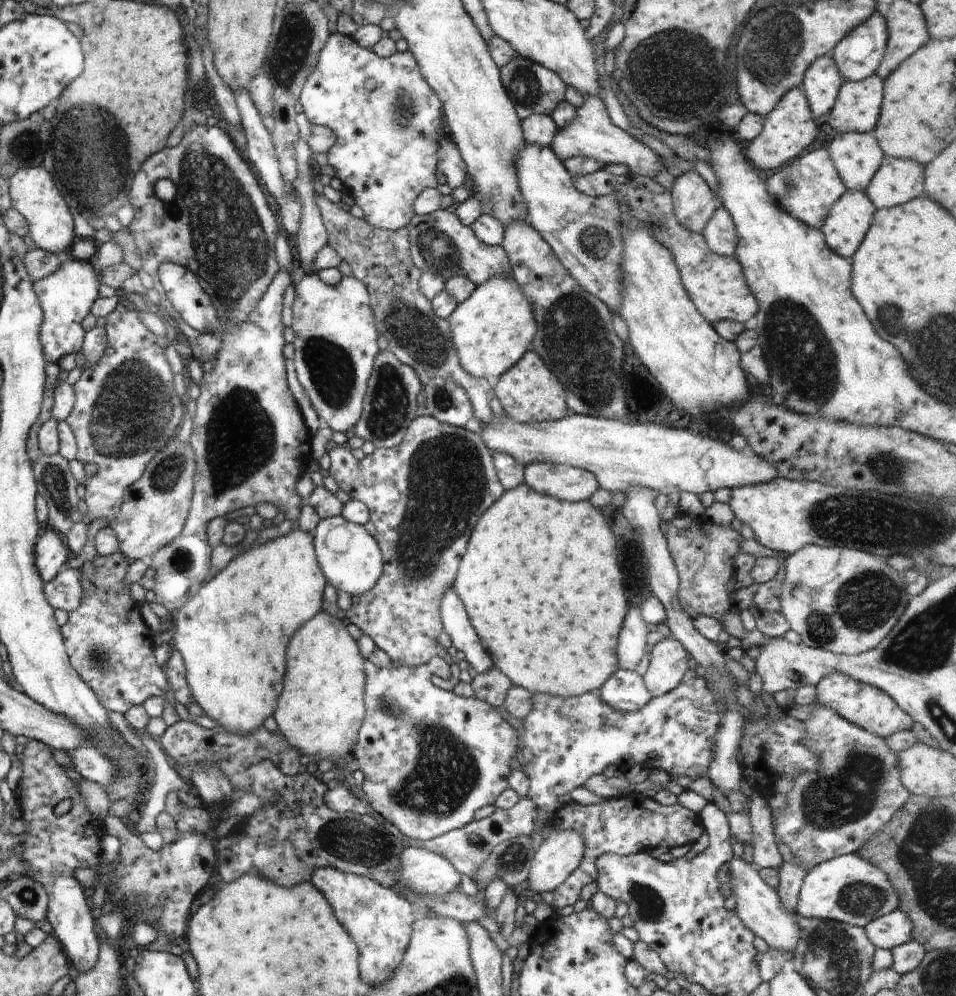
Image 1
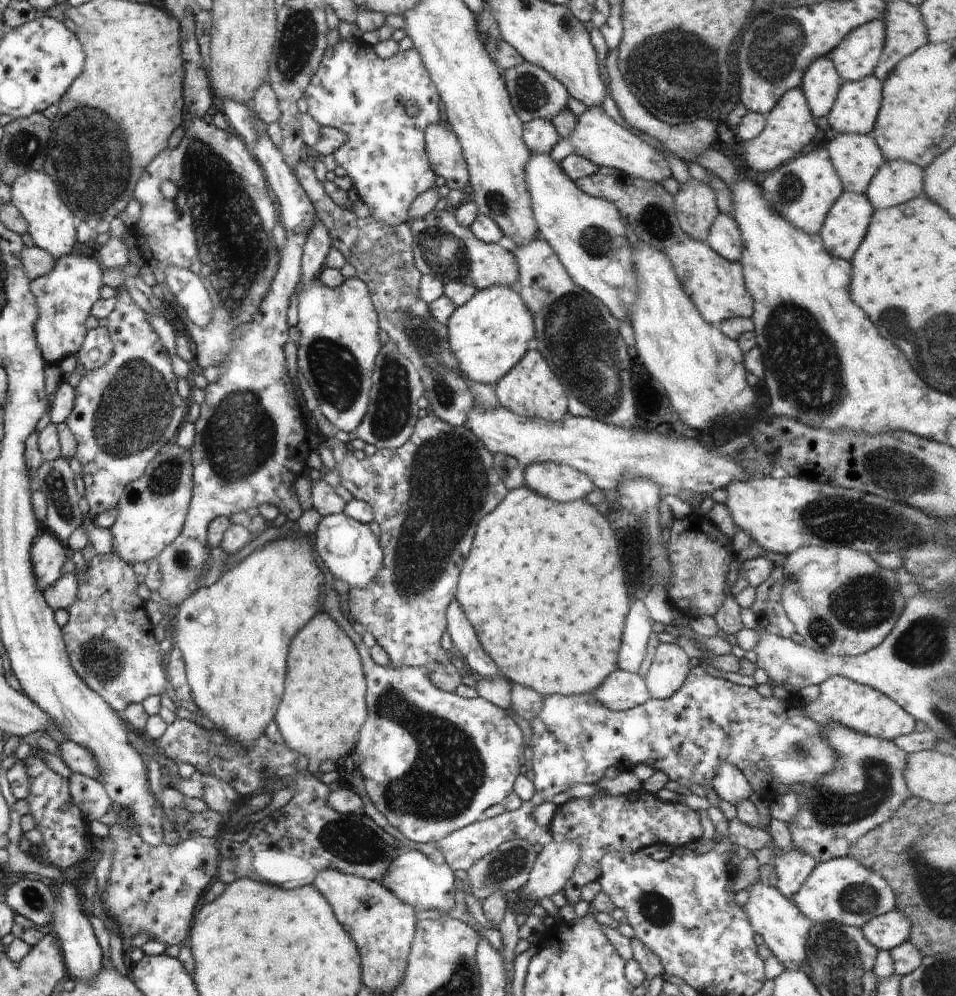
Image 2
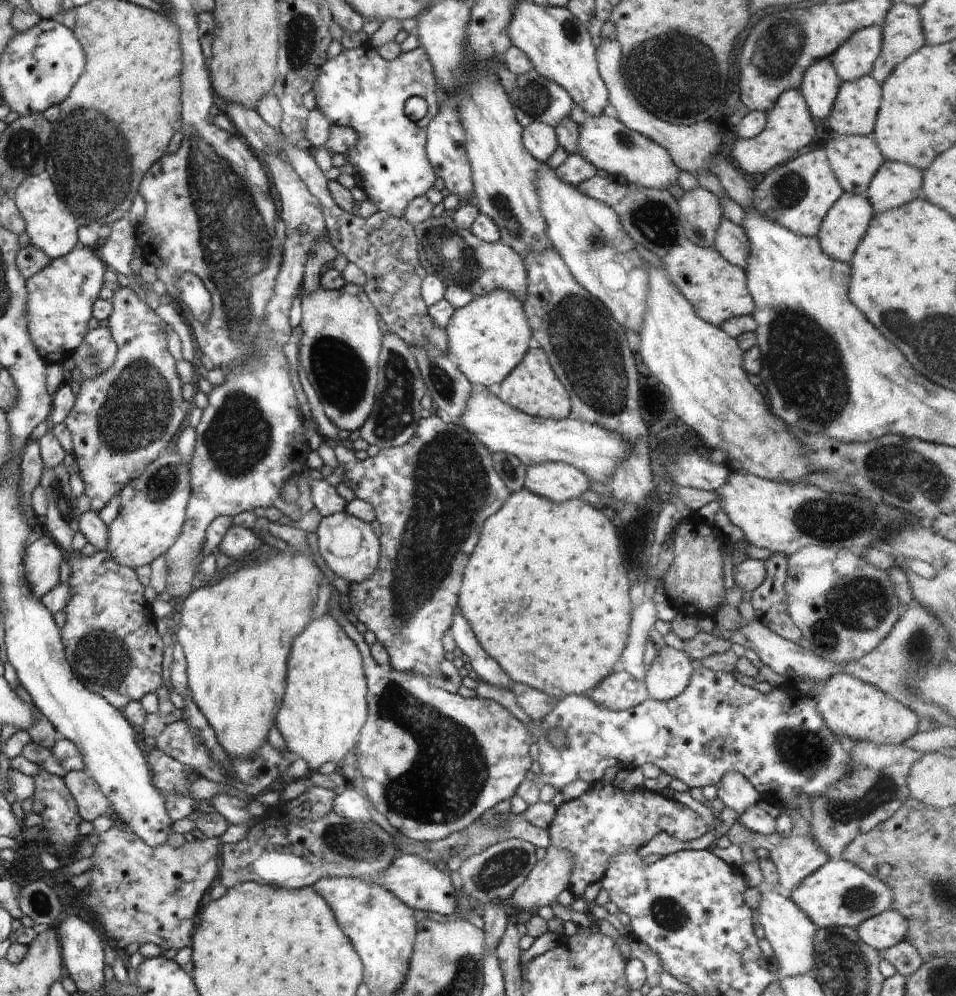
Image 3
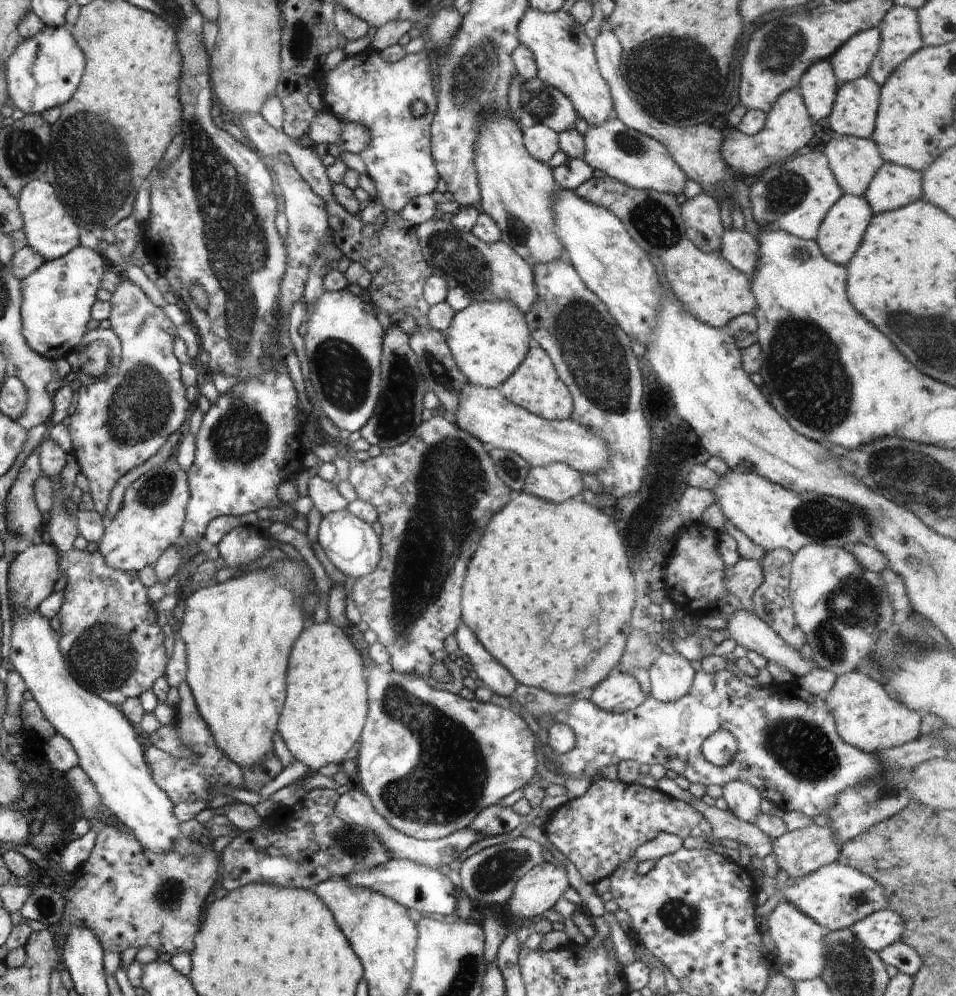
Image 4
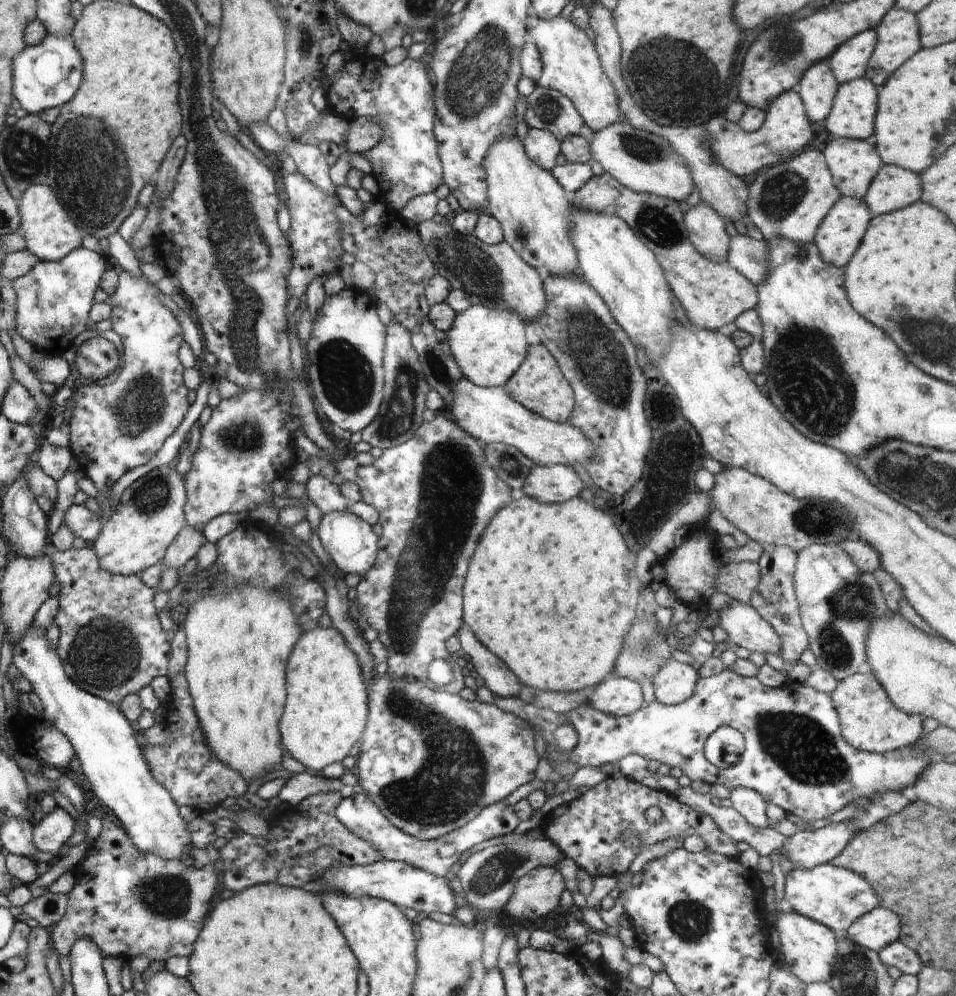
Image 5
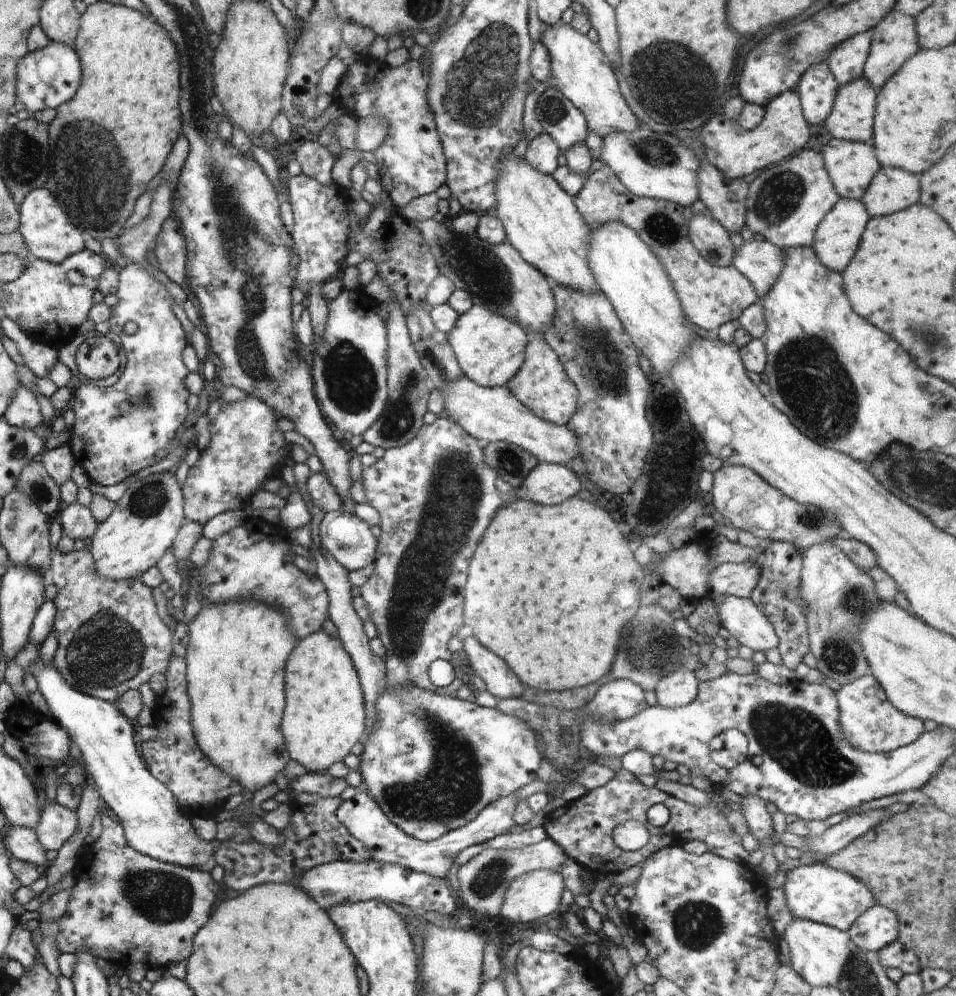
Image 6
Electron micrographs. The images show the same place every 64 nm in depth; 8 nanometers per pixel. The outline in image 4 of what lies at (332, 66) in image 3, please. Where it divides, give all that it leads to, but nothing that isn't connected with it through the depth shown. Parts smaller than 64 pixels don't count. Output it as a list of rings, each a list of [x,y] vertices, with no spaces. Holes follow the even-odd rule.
[[[366,48],[358,54],[346,55],[344,60],[327,68],[324,73],[323,83],[320,85],[324,110],[343,124],[360,122],[360,126],[366,126],[368,130],[370,140],[359,157],[366,164],[366,175],[374,182],[375,198],[380,200],[384,209],[400,213],[410,200],[434,192],[441,179],[430,156],[430,126],[437,114],[437,97],[432,85],[428,50],[405,55],[398,62],[390,63],[377,50]],[[416,100],[422,100],[426,104],[426,114],[412,114],[412,104]]]

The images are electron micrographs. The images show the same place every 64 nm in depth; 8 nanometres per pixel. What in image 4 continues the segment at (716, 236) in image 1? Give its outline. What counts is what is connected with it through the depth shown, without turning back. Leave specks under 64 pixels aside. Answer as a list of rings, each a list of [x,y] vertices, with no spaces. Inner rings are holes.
[[[734,228],[724,230],[719,252],[733,268],[751,279],[758,260],[758,242],[751,234]]]

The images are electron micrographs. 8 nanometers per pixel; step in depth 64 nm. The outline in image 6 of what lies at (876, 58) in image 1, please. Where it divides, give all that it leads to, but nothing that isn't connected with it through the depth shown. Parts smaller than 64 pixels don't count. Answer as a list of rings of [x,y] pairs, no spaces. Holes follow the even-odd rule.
[[[866,31],[847,38],[825,57],[838,85],[847,85],[863,76],[863,68],[872,44],[872,33]]]

